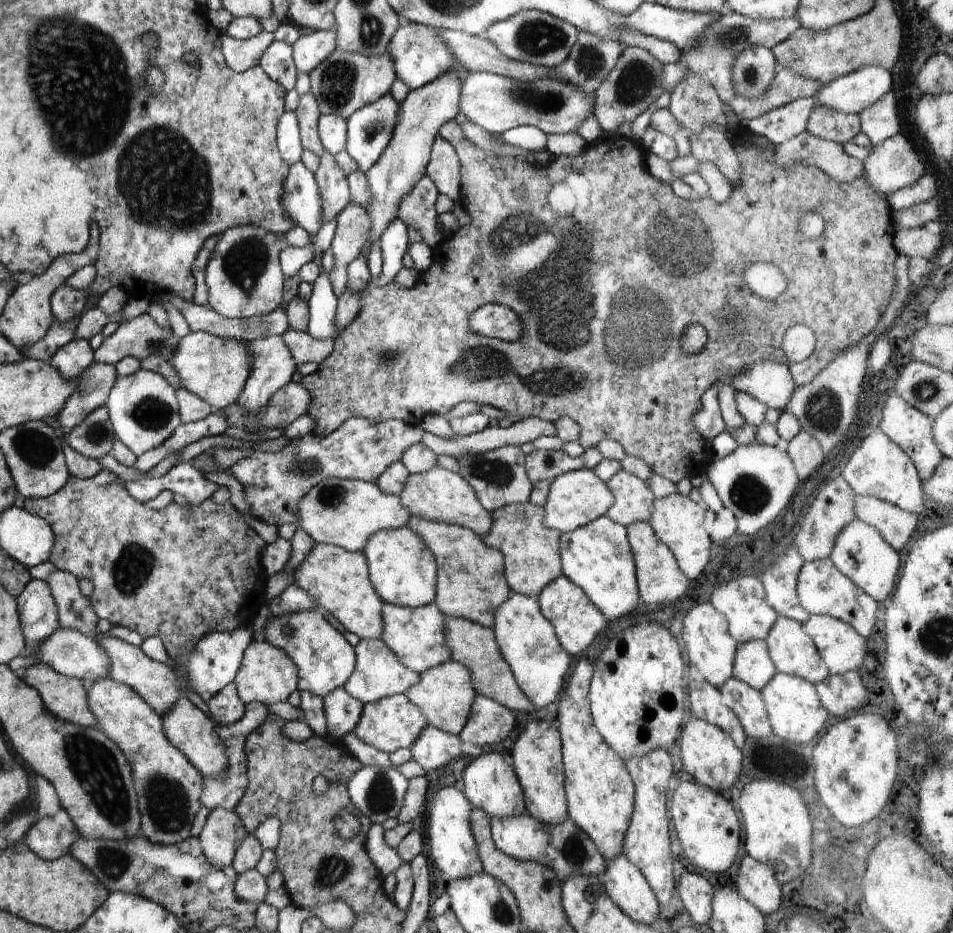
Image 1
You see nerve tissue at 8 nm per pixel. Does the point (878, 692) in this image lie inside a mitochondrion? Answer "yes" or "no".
no

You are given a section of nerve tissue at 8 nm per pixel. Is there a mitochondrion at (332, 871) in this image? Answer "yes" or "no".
yes

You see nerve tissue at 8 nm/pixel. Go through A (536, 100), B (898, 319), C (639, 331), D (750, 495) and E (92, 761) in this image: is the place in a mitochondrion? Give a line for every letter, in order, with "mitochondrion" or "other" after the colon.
A: mitochondrion
B: other
C: mitochondrion
D: mitochondrion
E: mitochondrion

